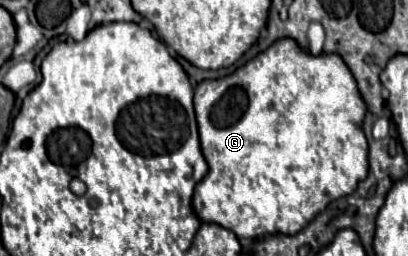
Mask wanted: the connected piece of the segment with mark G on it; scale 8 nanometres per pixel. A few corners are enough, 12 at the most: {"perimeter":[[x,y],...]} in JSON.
{"perimeter":[[339,54],[195,88],[199,220],[293,236],[367,176]]}

